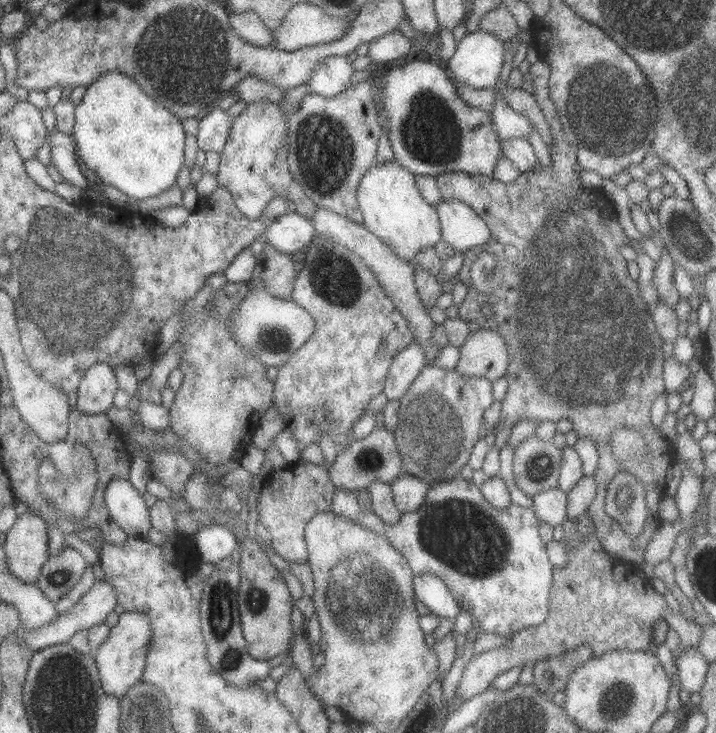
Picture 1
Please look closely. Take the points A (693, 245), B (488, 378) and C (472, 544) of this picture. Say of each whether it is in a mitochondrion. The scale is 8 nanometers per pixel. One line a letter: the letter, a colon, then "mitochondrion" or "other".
A: mitochondrion
B: other
C: mitochondrion

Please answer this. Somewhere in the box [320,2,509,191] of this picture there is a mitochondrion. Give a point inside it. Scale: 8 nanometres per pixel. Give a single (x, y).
(429, 131)

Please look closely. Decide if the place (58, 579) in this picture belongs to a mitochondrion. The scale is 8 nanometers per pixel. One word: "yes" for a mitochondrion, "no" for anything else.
yes

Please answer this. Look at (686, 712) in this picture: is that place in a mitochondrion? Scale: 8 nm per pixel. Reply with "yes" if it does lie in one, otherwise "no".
no

